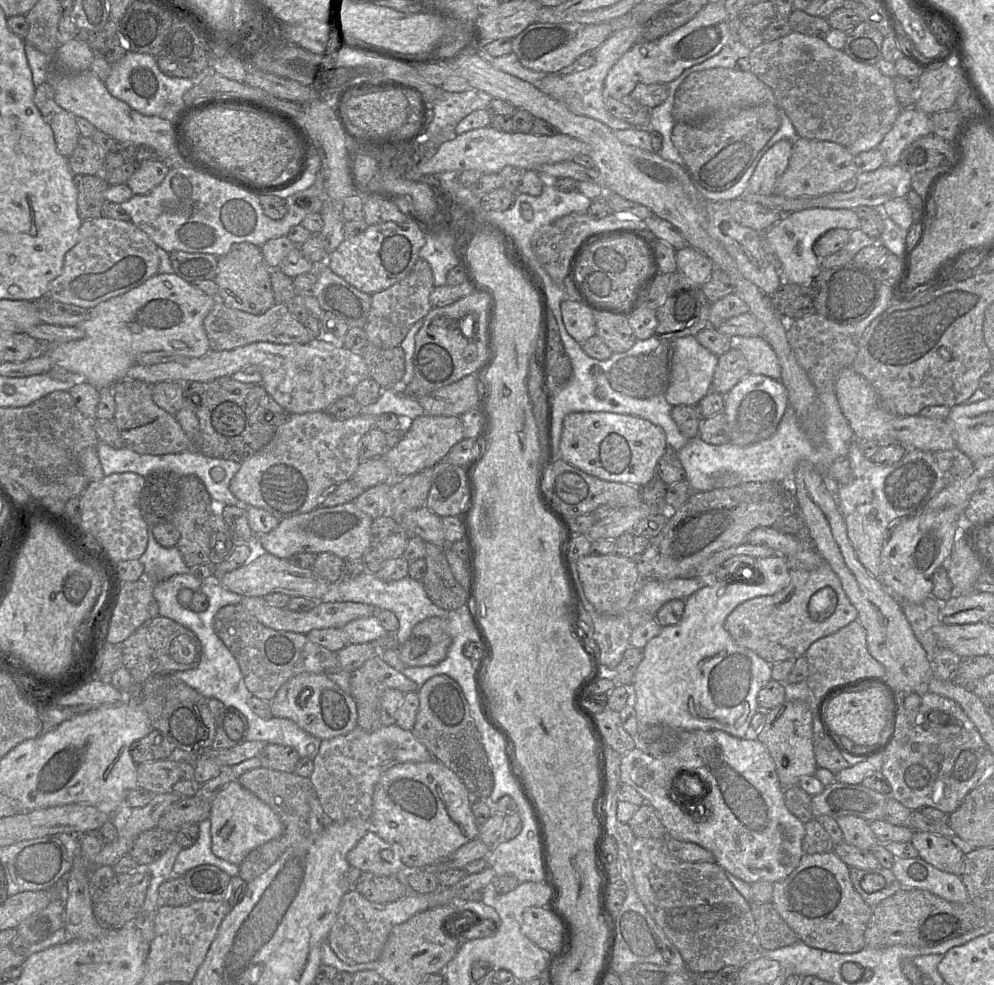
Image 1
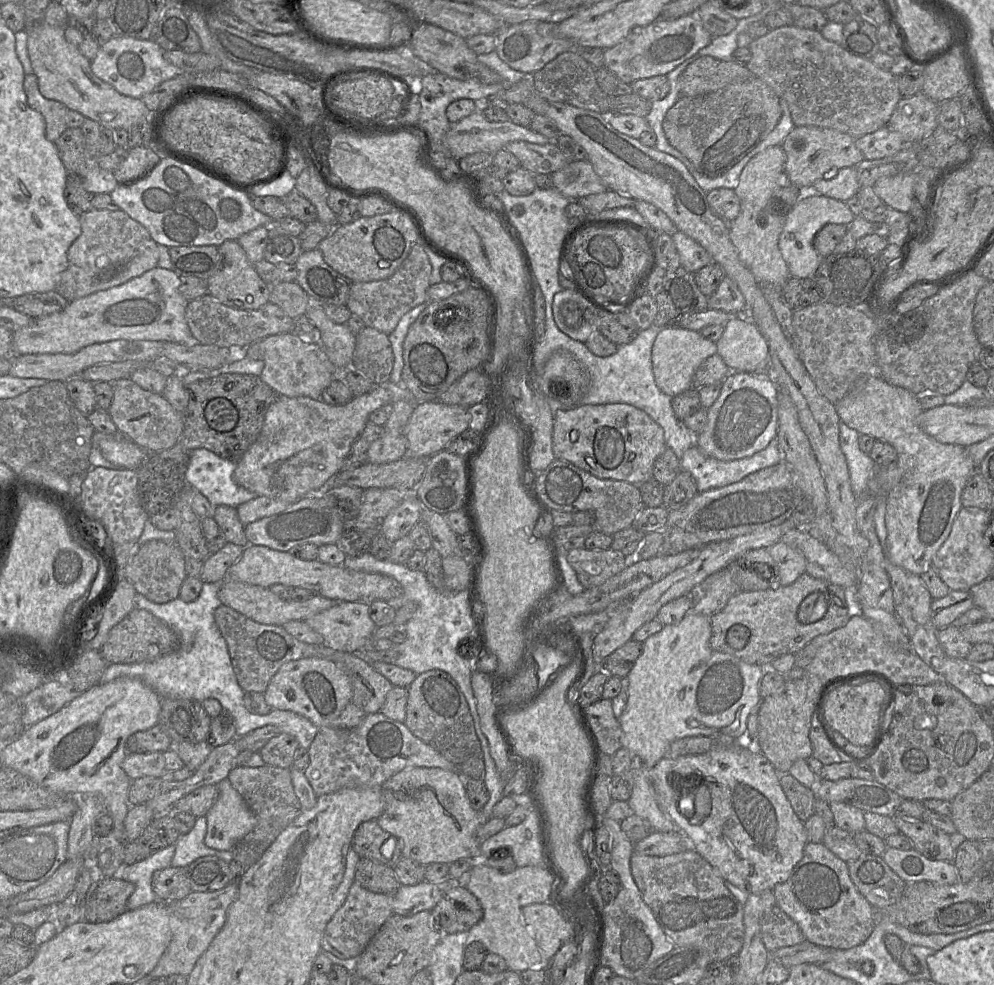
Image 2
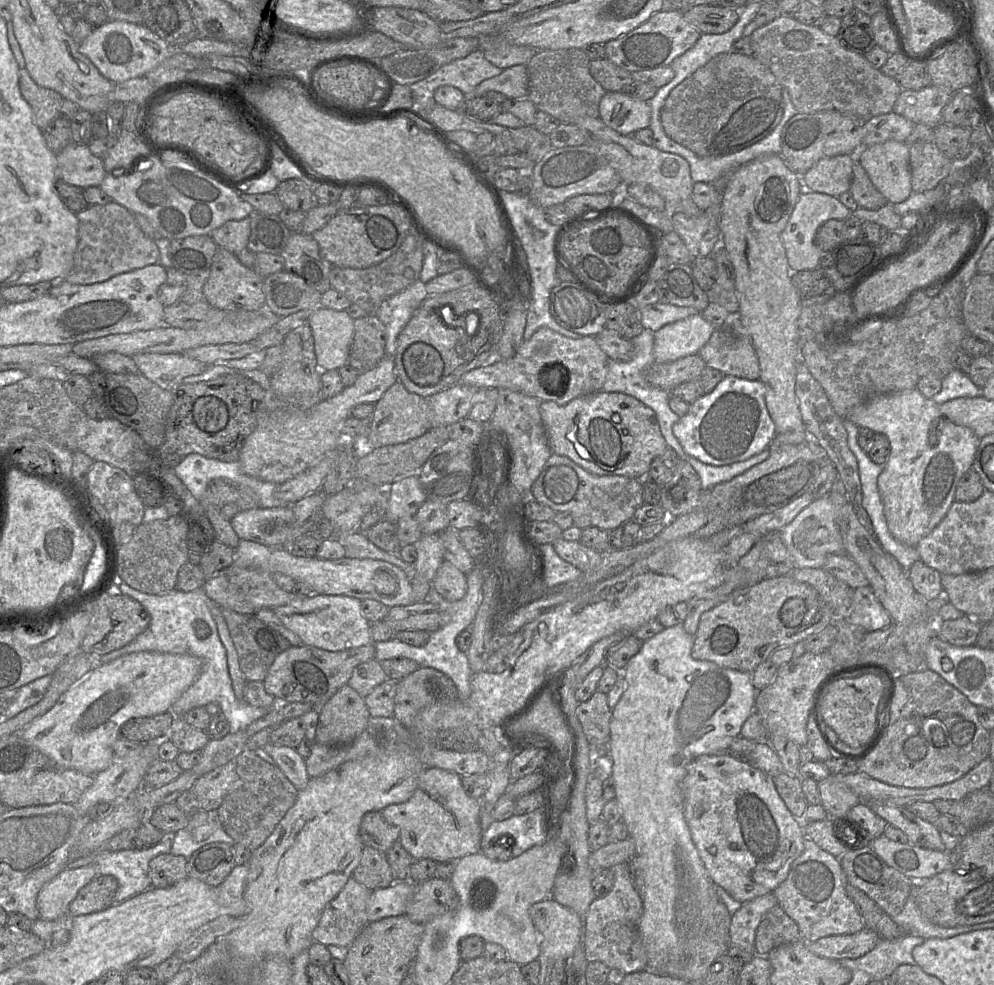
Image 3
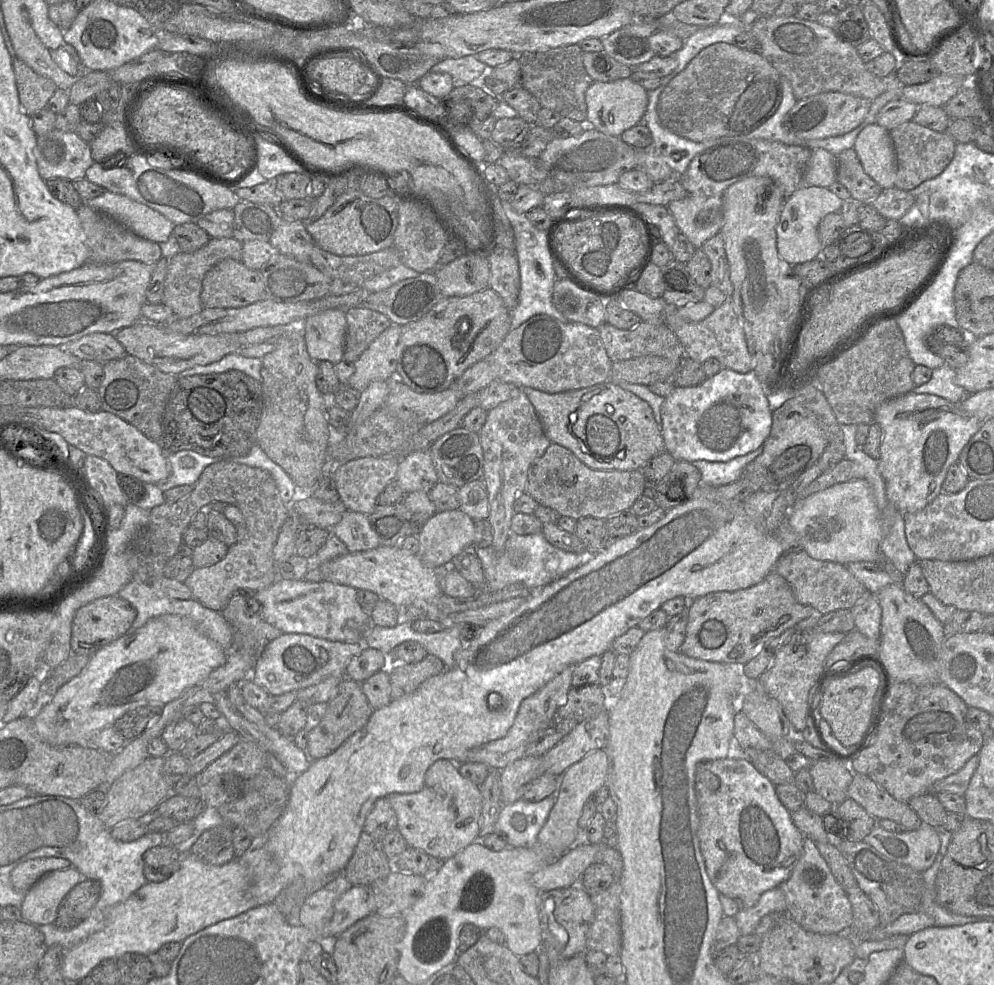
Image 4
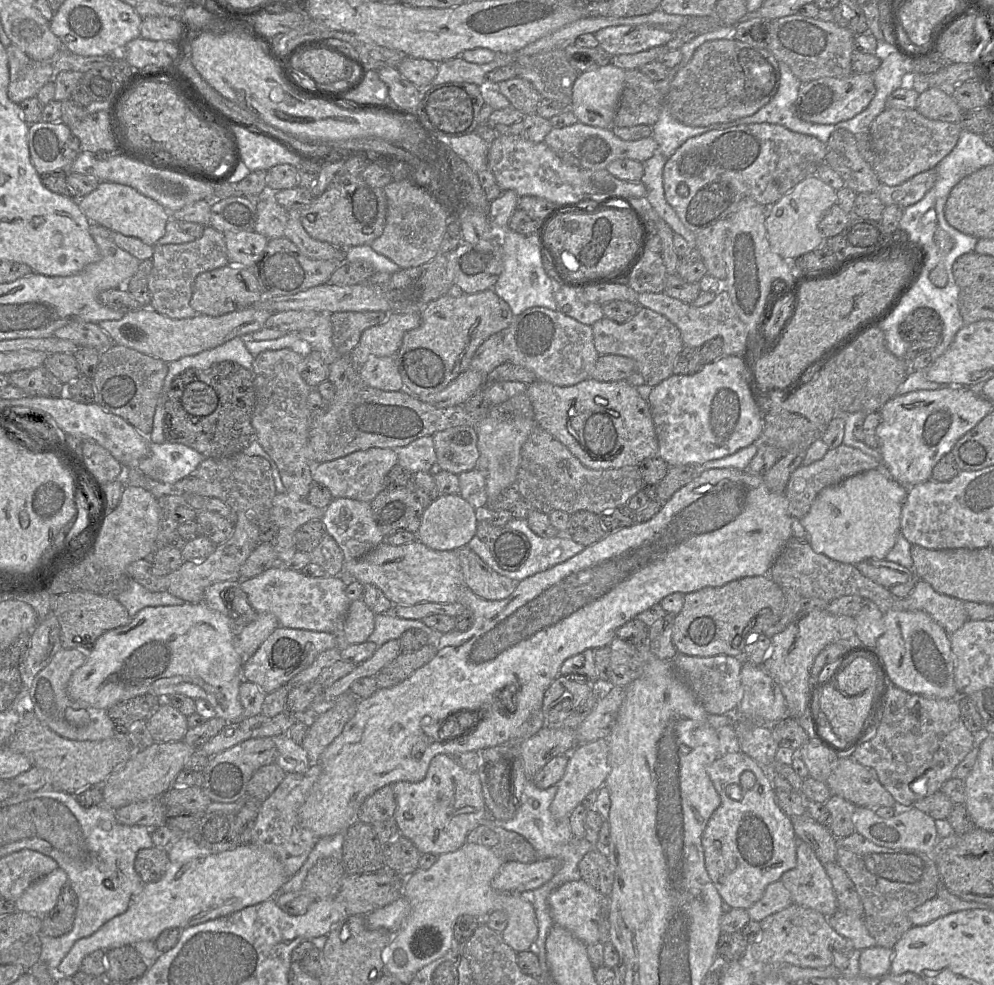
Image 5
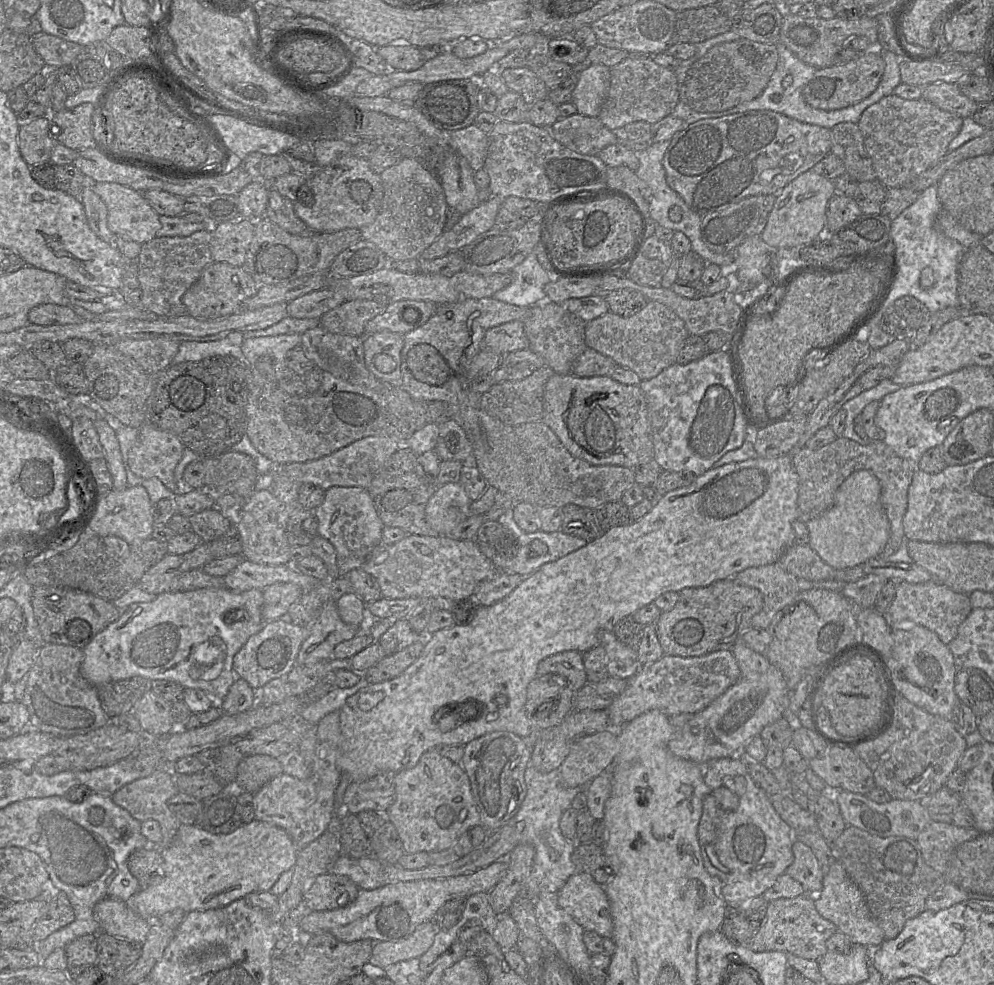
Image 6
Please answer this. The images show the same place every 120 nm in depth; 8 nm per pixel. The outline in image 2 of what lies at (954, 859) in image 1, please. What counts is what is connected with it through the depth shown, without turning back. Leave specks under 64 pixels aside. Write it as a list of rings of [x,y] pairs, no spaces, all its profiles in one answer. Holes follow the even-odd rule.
[[[893,816],[899,831],[907,836],[913,848],[932,860],[953,862],[956,849],[952,846],[950,835],[922,819],[906,819]]]

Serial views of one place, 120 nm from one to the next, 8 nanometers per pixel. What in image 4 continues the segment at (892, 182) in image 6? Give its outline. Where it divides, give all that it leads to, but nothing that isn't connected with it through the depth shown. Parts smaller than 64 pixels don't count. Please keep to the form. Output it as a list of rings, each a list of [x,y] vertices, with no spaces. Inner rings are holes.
[[[913,120],[900,124],[890,130],[896,161],[897,174],[894,187],[910,191],[922,182],[941,174],[952,161],[956,141],[947,132],[938,132],[919,125]]]

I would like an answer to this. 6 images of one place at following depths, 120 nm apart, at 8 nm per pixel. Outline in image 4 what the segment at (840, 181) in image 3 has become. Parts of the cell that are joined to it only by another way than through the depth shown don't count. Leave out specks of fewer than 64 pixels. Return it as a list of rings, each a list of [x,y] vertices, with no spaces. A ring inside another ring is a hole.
[[[824,148],[811,149],[803,183],[829,188],[837,180],[837,158]]]

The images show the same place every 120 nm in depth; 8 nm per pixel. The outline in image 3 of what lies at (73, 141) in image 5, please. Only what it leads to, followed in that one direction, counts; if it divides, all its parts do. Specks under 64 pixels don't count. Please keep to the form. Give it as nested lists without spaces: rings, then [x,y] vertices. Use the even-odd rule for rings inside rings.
[[[71,143],[56,154],[58,179],[80,187],[100,187],[106,170],[102,159],[92,154],[87,145]]]

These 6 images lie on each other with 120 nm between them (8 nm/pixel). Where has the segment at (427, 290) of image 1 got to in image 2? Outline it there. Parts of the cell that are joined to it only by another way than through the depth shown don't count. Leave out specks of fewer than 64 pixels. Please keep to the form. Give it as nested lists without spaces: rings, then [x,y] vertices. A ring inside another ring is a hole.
[[[420,241],[413,244],[407,258],[395,273],[384,280],[371,282],[352,282],[350,284],[347,307],[352,314],[361,318],[365,326],[389,335],[404,314],[425,303],[432,266]]]

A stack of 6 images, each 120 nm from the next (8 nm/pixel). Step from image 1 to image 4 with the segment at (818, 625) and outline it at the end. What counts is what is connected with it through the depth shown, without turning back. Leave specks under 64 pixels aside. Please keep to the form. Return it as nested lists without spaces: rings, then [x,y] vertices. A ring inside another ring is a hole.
[[[771,571],[758,584],[733,592],[709,593],[691,601],[685,639],[680,651],[692,658],[709,662],[744,665],[753,659],[767,642],[808,619],[817,609],[799,603],[786,581]]]

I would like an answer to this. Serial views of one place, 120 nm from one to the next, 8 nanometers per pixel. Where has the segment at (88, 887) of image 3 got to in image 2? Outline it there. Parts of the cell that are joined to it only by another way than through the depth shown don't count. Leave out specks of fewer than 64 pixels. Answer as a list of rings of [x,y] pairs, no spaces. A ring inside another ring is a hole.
[[[115,877],[101,878],[93,882],[86,893],[81,922],[109,922],[127,908],[127,902],[134,892],[133,883]]]

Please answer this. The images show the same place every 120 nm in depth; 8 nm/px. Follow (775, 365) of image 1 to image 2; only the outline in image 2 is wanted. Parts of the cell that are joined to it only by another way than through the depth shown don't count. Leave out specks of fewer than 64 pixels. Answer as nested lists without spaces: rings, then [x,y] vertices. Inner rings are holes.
[[[744,314],[730,318],[716,346],[717,354],[731,372],[754,373],[768,369],[768,342],[756,324]]]

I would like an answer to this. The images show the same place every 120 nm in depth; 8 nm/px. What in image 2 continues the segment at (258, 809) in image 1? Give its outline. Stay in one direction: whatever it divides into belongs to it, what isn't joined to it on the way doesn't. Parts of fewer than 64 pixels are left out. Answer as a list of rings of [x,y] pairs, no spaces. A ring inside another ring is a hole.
[[[226,778],[219,782],[218,797],[206,814],[204,843],[215,850],[232,850],[256,826],[256,817]]]

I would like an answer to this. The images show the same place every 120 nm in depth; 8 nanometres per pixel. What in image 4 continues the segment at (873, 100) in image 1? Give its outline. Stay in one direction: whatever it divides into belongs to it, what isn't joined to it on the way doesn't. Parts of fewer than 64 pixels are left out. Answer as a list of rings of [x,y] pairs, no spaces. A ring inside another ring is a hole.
[[[772,15],[759,17],[749,29],[761,45],[761,55],[790,81],[797,101],[831,91],[874,100],[885,91],[883,79],[866,68],[857,48],[839,39],[833,28],[796,16]]]

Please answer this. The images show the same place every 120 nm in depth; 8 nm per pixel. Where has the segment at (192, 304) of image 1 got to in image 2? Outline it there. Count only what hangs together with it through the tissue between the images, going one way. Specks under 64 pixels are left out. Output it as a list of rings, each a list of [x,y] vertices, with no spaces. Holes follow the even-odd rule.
[[[157,266],[121,285],[69,301],[61,312],[33,319],[30,325],[12,332],[12,351],[19,355],[70,354],[94,343],[118,339],[194,345],[198,341],[185,318],[189,301],[179,292],[180,285],[174,271]]]

